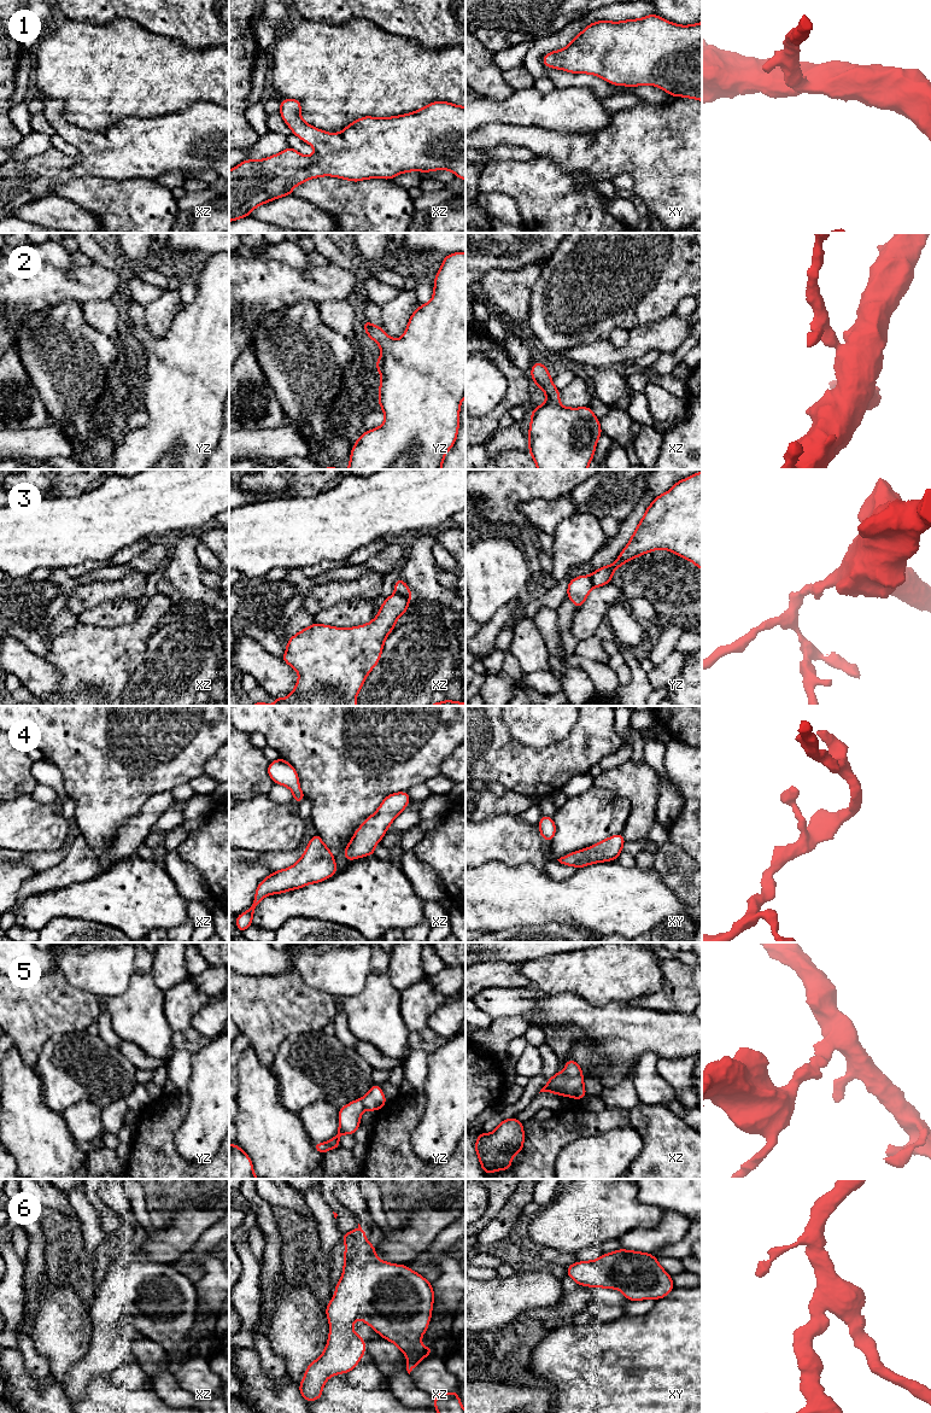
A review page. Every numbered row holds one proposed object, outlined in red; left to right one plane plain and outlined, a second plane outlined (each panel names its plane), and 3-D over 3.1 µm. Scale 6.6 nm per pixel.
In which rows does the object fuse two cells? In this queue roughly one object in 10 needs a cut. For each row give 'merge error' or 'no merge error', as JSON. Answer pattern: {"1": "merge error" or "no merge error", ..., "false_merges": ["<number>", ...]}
{"1": "no merge error", "2": "no merge error", "3": "merge error", "4": "no merge error", "5": "no merge error", "6": "no merge error", "false_merges": ["3"]}

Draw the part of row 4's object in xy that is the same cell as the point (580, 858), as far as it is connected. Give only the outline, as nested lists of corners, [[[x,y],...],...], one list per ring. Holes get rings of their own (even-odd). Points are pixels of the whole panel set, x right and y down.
[[[621,833],[610,836],[601,842],[592,845],[589,848],[579,849],[557,859],[567,866],[584,868],[595,863],[616,860],[625,843],[625,837]]]

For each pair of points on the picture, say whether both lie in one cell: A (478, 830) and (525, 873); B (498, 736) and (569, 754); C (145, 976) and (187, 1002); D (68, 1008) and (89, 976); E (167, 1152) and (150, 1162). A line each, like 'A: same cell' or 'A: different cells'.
A: different cells
B: same cell
C: different cells
D: different cells
E: same cell

